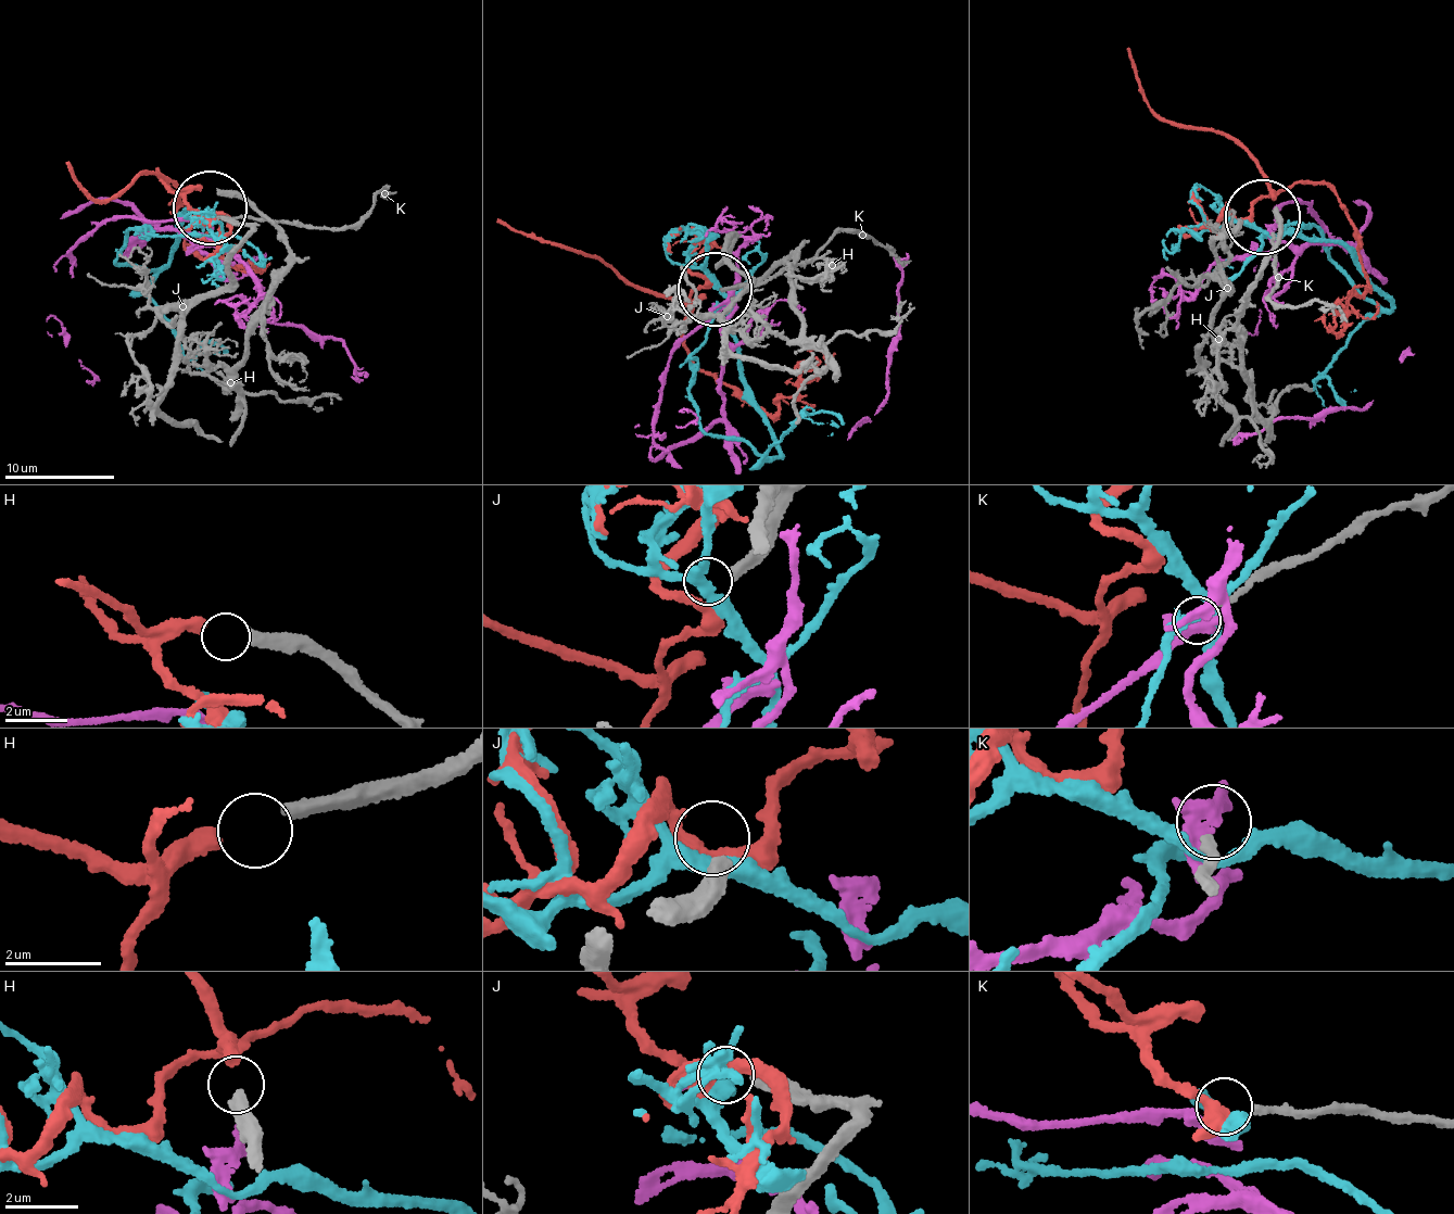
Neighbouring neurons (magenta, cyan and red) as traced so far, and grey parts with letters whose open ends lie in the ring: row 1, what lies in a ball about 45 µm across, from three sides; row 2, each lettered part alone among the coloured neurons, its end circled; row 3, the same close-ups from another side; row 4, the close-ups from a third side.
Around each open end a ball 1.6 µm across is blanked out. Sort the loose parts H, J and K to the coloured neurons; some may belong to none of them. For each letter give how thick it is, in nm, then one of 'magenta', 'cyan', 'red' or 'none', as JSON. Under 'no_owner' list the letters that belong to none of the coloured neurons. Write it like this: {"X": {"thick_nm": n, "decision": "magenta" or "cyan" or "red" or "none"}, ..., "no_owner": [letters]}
{"H": {"thick_nm": 340, "decision": "red"}, "J": {"thick_nm": 360, "decision": "none"}, "K": {"thick_nm": 200, "decision": "magenta"}, "no_owner": ["J"]}

